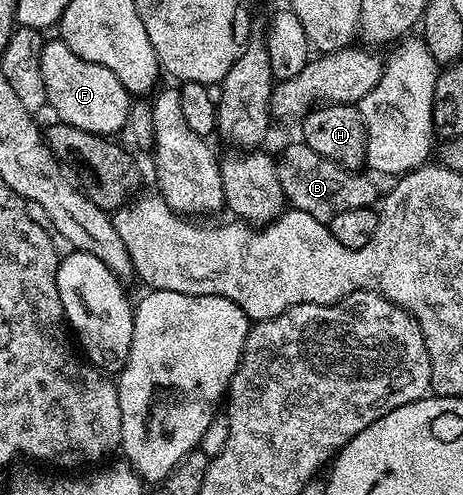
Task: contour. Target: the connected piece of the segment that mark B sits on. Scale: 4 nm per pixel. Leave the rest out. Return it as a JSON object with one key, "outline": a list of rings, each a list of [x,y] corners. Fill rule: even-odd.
{"outline":[[[302,142],[289,145],[277,156],[275,169],[286,203],[324,222],[330,222],[341,210],[370,208],[381,196],[381,192],[375,189],[374,182],[370,180],[370,175],[362,176],[362,171],[342,168],[337,162],[317,154],[317,150]]]}

